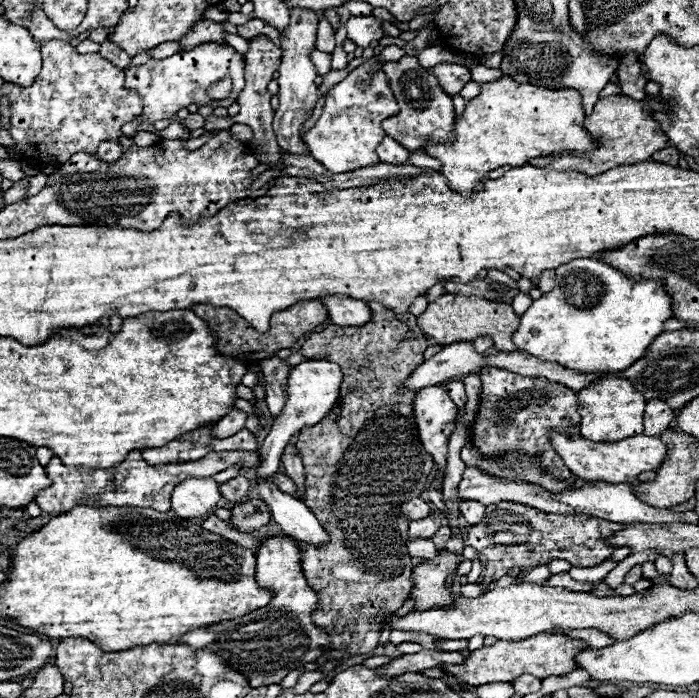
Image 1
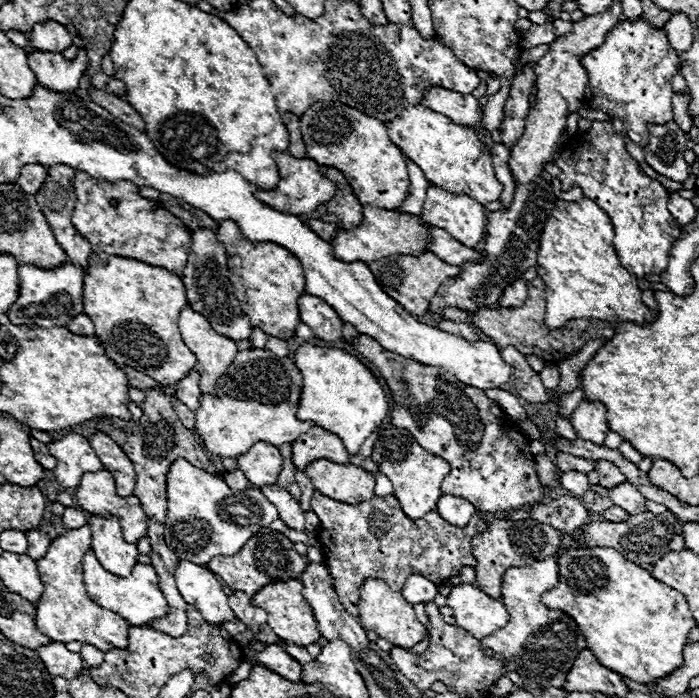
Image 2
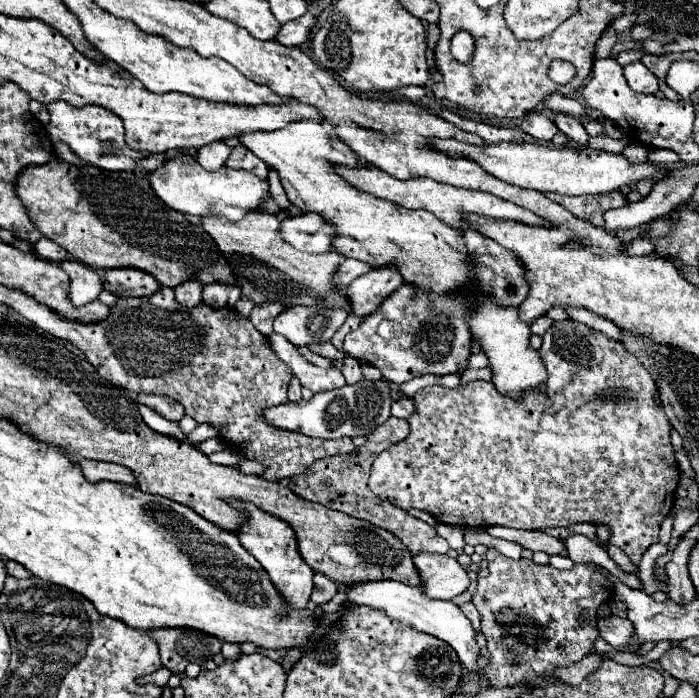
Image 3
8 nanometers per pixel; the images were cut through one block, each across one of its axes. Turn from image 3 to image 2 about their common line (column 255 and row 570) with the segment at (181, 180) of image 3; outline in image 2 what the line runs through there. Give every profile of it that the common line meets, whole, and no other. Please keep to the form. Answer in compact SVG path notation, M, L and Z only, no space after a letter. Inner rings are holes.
M180 560L174 578L182 598L188 604L194 604L208 622L220 626L220 622L234 618L220 580L206 566Z

